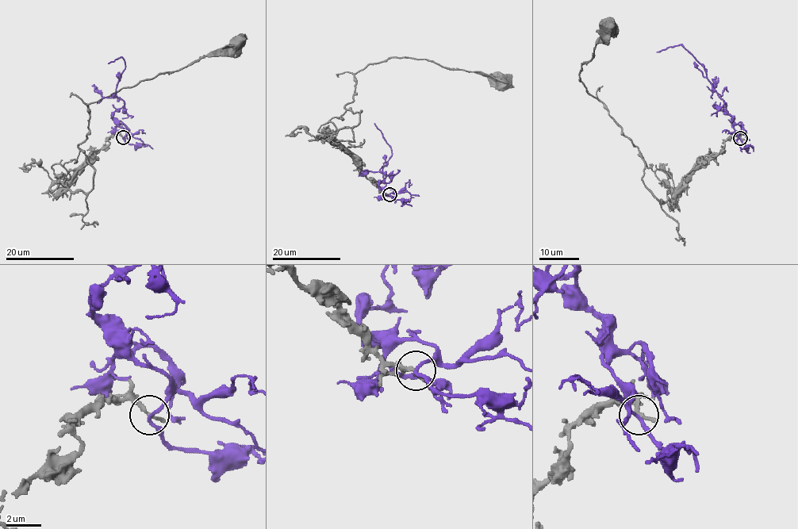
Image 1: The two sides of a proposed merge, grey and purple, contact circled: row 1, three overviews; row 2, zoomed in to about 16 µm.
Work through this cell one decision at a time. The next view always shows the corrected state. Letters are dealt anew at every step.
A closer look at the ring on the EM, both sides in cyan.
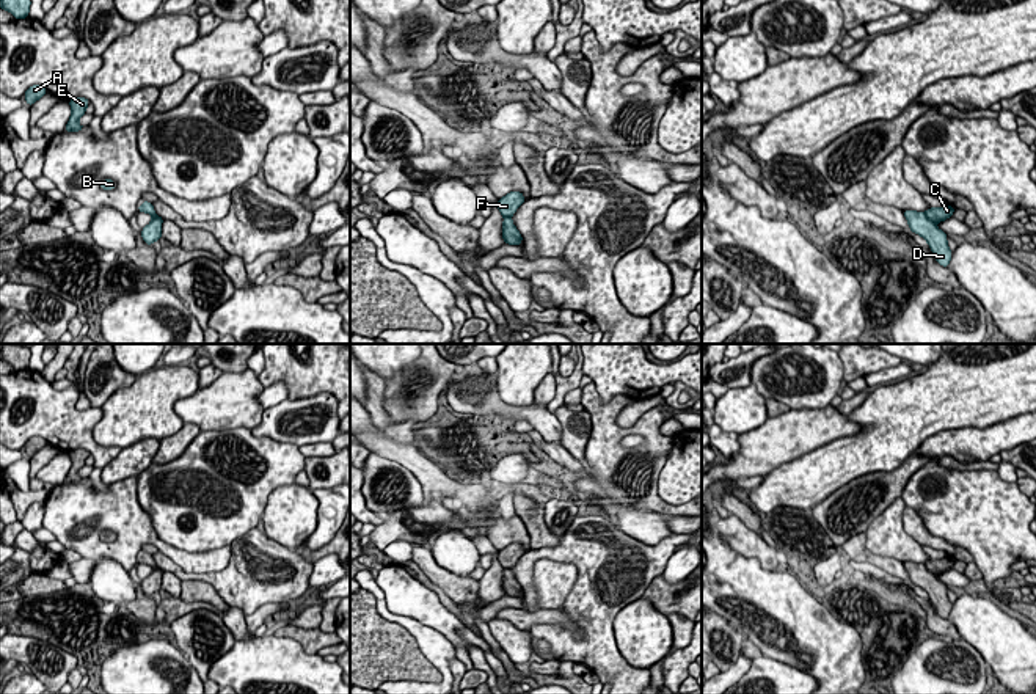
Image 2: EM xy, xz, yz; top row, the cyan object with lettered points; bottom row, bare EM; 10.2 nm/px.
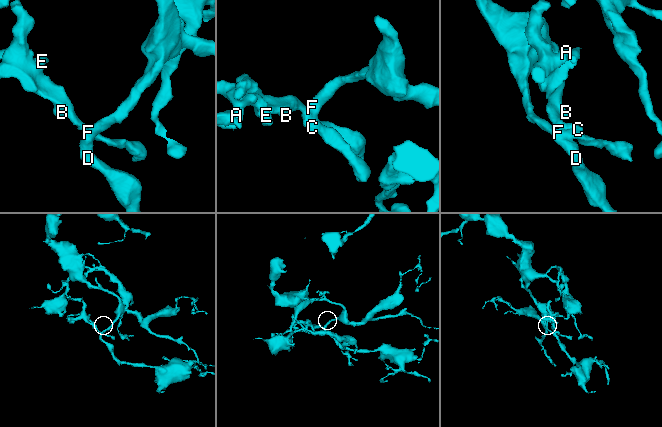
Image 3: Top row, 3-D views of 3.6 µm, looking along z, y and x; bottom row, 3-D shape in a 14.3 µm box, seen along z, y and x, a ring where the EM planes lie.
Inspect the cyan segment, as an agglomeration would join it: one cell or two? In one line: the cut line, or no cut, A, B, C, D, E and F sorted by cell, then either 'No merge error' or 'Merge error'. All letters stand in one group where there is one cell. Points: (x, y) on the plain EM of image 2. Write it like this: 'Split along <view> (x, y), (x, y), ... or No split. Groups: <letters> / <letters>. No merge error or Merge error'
No split. Groups: A B C D E F. No merge error

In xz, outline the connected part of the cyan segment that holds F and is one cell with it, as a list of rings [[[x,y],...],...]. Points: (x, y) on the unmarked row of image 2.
[[[510,543],[505,548],[499,550],[498,561],[504,568],[502,575],[502,590],[509,597],[521,597],[523,587],[515,579],[512,573],[512,567],[516,564],[516,561],[524,554],[524,546],[521,543]]]

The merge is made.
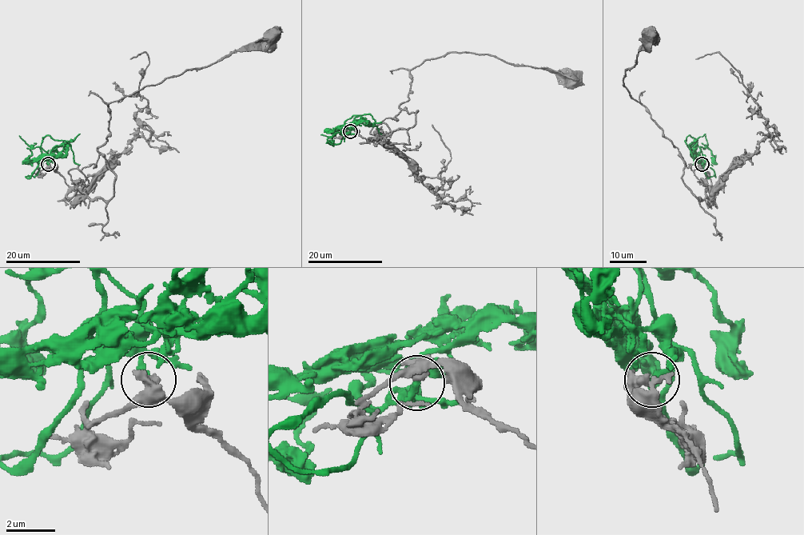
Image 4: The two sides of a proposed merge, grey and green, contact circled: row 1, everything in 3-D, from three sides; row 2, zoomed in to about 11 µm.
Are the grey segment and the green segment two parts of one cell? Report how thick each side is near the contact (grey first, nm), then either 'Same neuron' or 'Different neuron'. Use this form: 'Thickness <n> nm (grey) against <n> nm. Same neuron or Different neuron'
Thickness 360 nm (grey) against 240 nm. Same neuron

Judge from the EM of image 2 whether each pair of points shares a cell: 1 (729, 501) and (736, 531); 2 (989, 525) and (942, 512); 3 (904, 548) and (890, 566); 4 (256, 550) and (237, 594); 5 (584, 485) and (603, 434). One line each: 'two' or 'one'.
1: two
2: one
3: two
4: one
5: one

